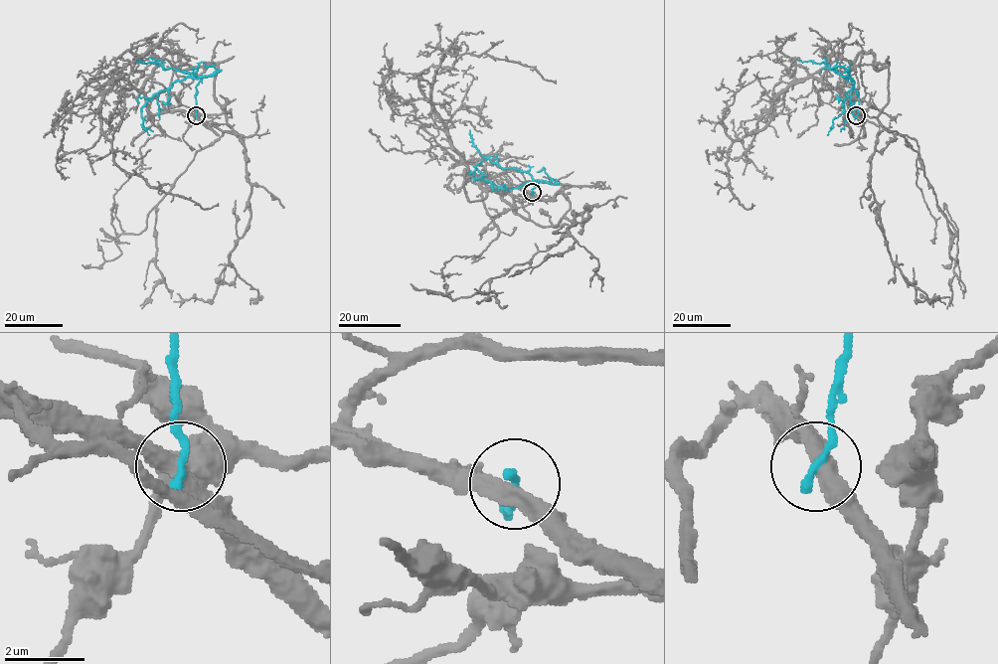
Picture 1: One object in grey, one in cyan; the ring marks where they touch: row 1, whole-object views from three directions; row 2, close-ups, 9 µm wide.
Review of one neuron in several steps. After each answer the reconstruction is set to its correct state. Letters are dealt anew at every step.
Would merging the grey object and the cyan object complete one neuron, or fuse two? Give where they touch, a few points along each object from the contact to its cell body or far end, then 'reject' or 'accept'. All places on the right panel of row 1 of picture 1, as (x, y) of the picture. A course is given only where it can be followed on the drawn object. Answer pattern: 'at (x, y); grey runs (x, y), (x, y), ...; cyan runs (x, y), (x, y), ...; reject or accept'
at (856, 115); grey runs (857, 115), (837, 82), (883, 128), (870, 185), (891, 260), (916, 299), (935, 301); cyan runs (857, 115), (858, 95), (845, 77), (849, 77), (854, 84), (843, 102), (844, 111), (832, 120), (827, 134); reject

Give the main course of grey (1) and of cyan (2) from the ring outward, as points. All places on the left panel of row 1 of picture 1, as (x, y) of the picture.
1: (196, 115), (152, 114), (152, 83), (229, 111), (250, 217), (229, 255), (235, 280), (174, 301)
2: (196, 115), (195, 95), (202, 78), (186, 77), (156, 92), (141, 108), (142, 127), (149, 134)

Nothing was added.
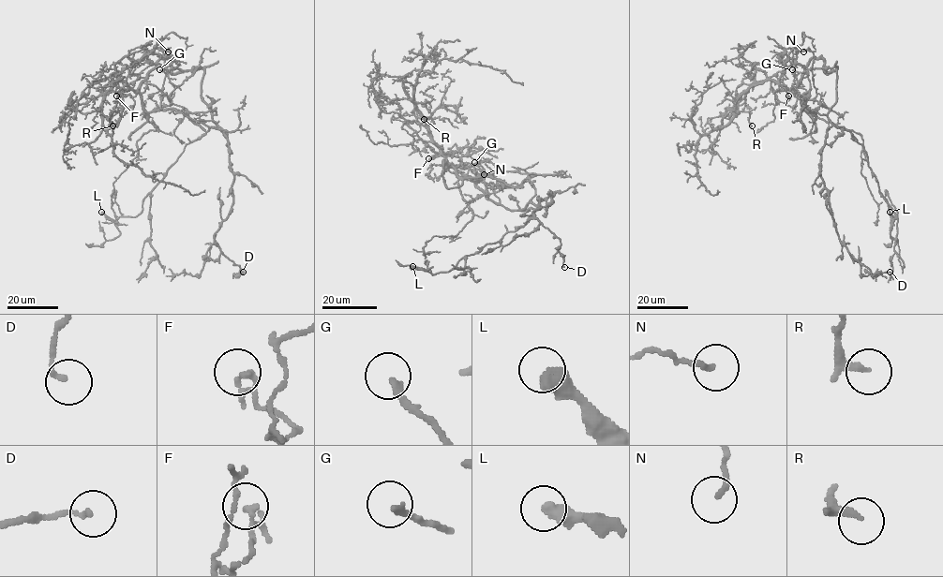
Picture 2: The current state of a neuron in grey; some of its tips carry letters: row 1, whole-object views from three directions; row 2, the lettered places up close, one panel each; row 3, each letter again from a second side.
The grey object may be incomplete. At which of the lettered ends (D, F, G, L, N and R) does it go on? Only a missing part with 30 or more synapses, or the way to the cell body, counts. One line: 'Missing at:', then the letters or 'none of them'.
Missing at: none of them

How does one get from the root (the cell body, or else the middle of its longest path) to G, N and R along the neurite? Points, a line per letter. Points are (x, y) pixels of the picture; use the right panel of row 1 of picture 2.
G: (809, 99), (803, 97), (792, 83), (796, 93), (779, 81), (787, 57), (807, 71), (792, 69)
N: (809, 99), (792, 83), (796, 93), (779, 81), (785, 49), (790, 48), (793, 53), (803, 51)
R: (809, 99), (792, 83), (796, 93), (772, 80), (752, 85), (734, 110), (735, 116), (747, 111), (752, 125)

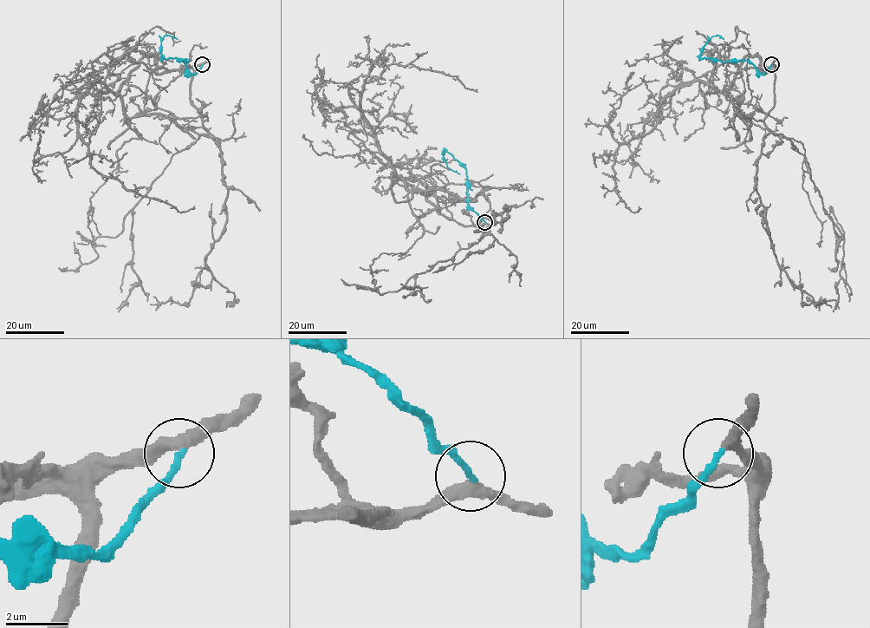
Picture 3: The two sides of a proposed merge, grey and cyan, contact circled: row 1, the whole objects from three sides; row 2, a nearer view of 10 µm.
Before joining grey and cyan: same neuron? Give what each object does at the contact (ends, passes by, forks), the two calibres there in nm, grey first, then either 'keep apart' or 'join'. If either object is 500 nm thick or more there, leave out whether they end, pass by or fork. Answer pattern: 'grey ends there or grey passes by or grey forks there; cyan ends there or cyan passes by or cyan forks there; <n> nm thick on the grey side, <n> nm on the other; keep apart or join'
grey passes by; cyan ends there; 380 nm thick on the grey side, 200 nm on the other; join

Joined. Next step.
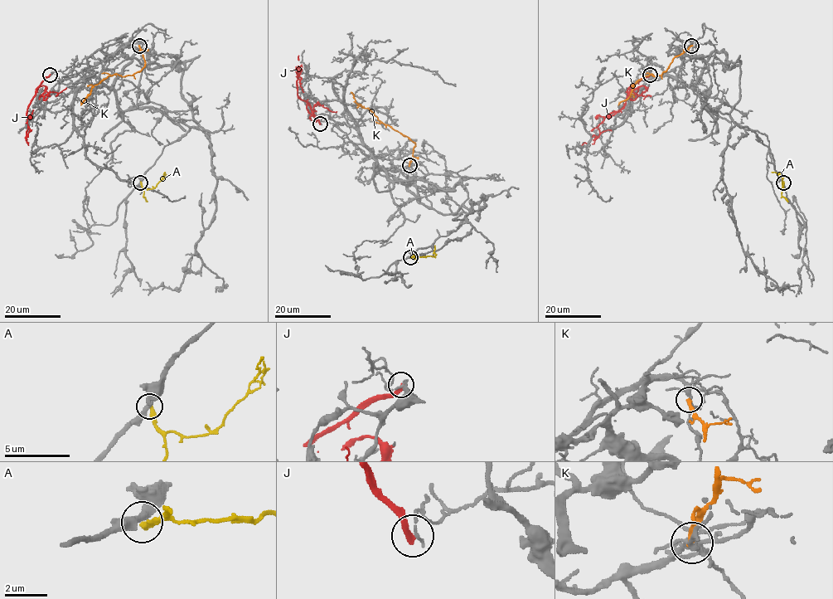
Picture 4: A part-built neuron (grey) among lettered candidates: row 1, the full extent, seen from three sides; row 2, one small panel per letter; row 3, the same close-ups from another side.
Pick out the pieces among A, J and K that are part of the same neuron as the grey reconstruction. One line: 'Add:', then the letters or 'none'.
Add: none

